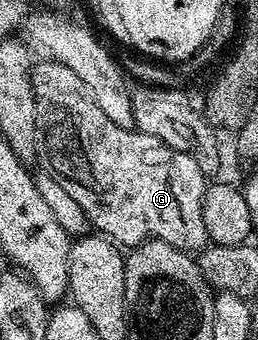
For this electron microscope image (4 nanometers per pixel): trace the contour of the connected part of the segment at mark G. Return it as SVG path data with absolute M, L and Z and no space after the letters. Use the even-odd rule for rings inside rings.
M42 60L32 70L34 99L36 100L36 138L40 143L40 158L46 161L50 172L72 199L86 212L86 221L97 233L126 248L158 238L187 252L198 252L207 245L202 201L208 185L208 176L196 164L191 154L182 154L156 136L125 130L112 124L100 104L92 100L92 92L67 66L59 62Z

